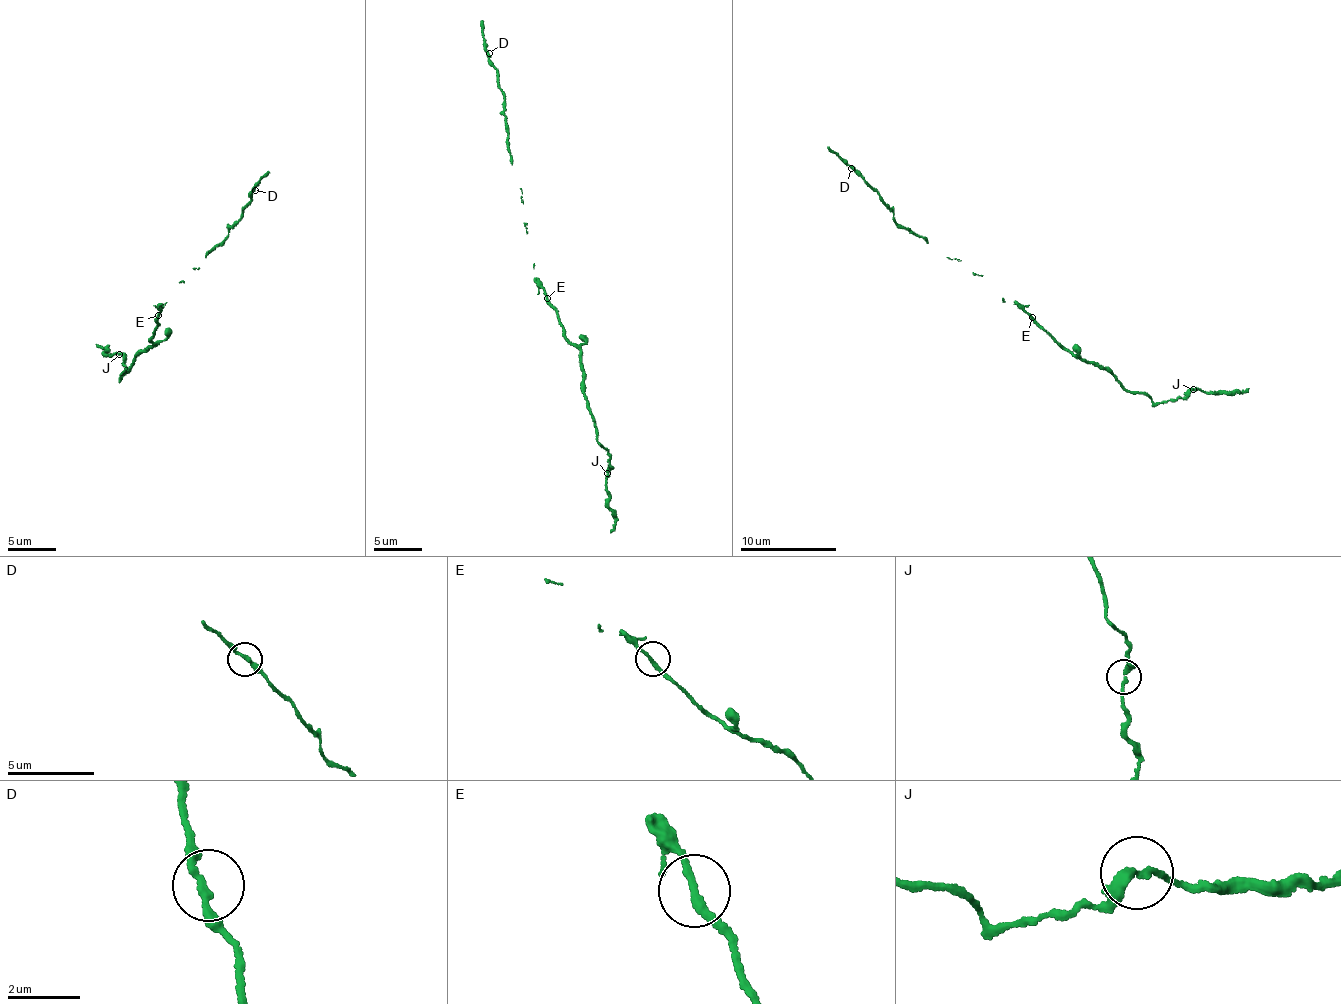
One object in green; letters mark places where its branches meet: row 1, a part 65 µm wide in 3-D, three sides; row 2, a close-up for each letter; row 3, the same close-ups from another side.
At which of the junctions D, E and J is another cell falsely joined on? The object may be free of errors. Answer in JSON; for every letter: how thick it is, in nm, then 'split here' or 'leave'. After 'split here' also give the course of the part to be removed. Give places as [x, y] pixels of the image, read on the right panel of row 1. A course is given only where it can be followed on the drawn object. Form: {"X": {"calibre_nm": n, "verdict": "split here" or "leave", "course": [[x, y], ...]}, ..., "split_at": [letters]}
{"D": {"calibre_nm": 220, "verdict": "leave"}, "E": {"calibre_nm": 200, "verdict": "leave"}, "J": {"calibre_nm": 220, "verdict": "leave"}, "split_at": []}

